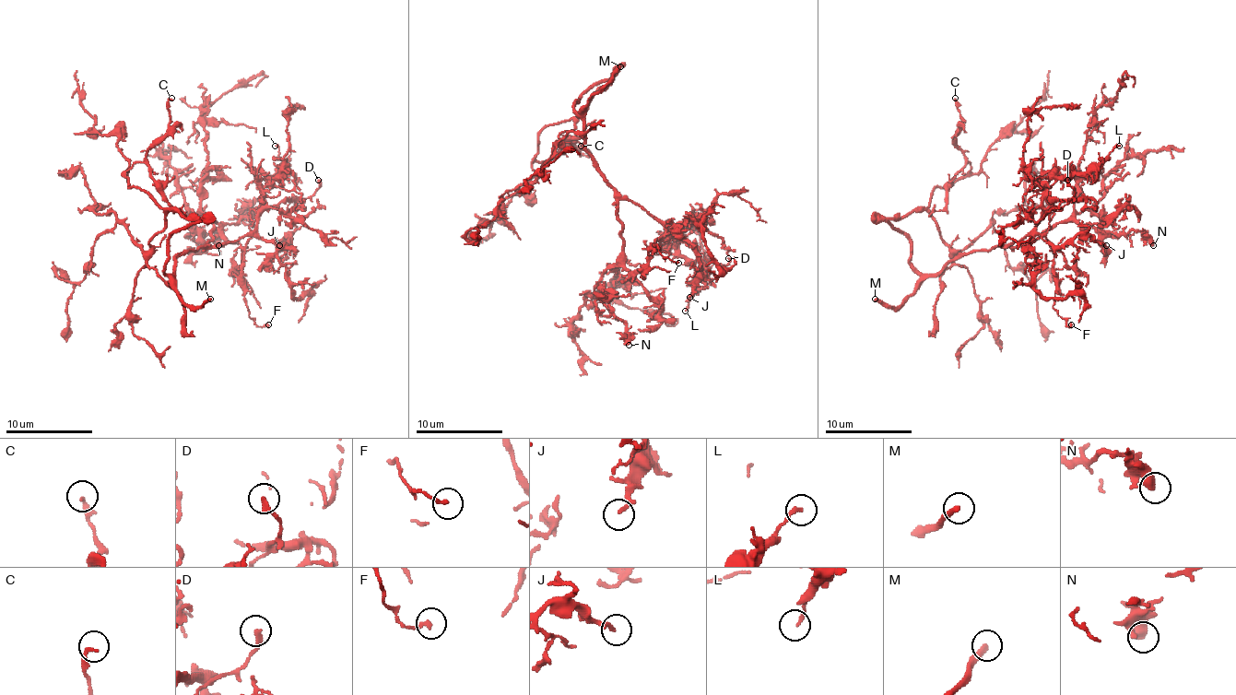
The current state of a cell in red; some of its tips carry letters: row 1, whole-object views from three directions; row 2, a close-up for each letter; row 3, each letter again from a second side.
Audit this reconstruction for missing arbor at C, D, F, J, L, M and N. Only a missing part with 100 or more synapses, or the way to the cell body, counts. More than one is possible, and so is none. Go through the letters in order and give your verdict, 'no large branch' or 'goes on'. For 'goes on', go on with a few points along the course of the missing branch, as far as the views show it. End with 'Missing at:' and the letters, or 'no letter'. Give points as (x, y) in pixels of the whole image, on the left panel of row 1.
C: no large branch
D: no large branch
F: no large branch
J: no large branch
L: no large branch
M: goes on
N: no large branch
Missing at: M

